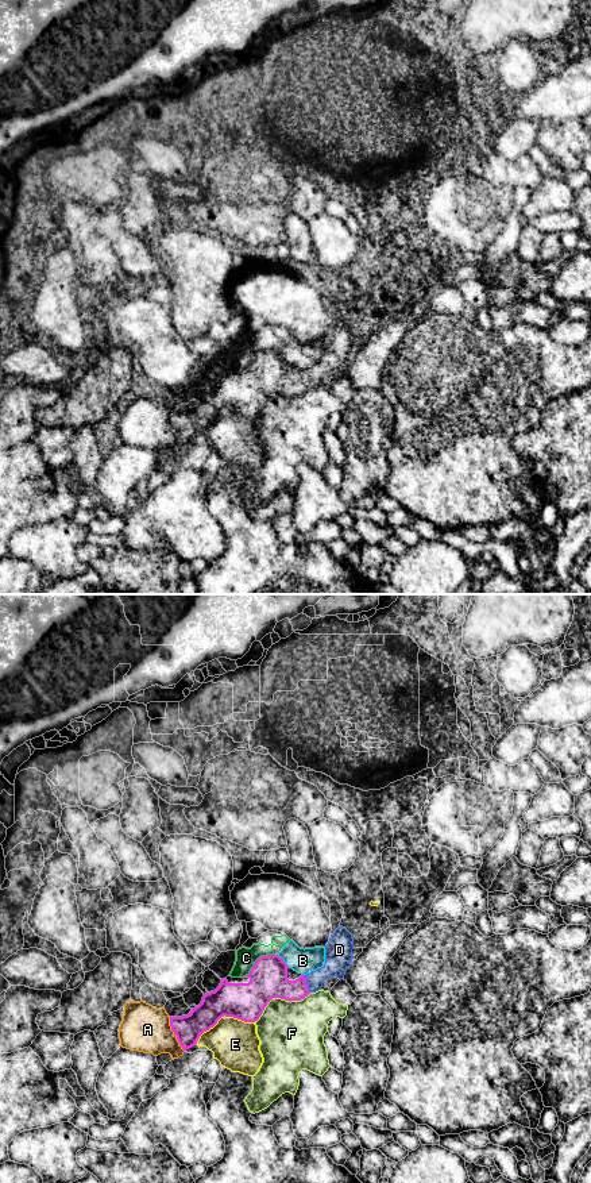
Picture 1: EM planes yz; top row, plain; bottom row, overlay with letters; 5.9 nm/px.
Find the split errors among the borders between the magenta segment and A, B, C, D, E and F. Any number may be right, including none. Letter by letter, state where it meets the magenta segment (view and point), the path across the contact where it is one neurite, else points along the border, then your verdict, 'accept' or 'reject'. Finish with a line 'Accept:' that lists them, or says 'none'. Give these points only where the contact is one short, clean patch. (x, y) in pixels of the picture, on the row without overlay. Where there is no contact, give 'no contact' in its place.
A: meets magenta in yz at (174, 428); reject
B: meets magenta in yz at (282, 355); border along yz (277, 349), (288, 362); reject
C: meets magenta in yz at (255, 357); border along yz (273, 349), (261, 351), (251, 365), (242, 372); reject
D: meets magenta in yz at (305, 378); runs through yz (269, 374), (278, 381), (305, 378), (338, 351); accept
E: meets magenta in yz at (223, 411); reject
F: meets magenta in yz at (279, 392); reject
Accept: D

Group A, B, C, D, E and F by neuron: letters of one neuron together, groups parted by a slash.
A / B C / D / E / F

